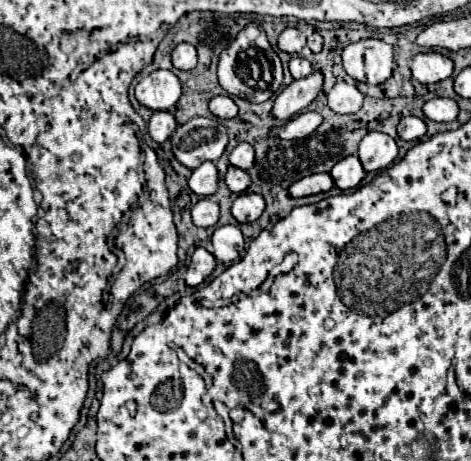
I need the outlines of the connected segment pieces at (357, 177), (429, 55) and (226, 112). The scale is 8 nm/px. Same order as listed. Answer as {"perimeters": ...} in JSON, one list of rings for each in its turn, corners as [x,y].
{"perimeters":[[[[346,156],[344,160],[340,160],[330,170],[330,176],[340,190],[350,190],[350,188],[356,188],[362,182],[366,172],[364,172],[364,168],[362,168],[362,164],[356,156]]],[[[422,52],[410,60],[412,78],[420,84],[434,84],[442,82],[452,76],[452,60],[438,52]]],[[[214,96],[208,108],[218,118],[236,118],[238,116],[238,106],[232,102],[230,96]]]]}

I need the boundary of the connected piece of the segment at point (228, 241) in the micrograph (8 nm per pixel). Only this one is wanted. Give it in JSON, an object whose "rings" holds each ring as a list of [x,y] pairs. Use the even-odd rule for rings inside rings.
{"rings":[[[220,226],[212,234],[212,254],[220,262],[234,262],[244,252],[244,238],[238,226]]]}

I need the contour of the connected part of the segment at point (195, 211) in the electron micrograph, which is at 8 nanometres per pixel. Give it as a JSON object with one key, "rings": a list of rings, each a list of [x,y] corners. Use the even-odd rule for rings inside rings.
{"rings":[[[200,198],[198,204],[192,208],[192,220],[196,226],[200,228],[210,228],[210,226],[216,226],[218,222],[218,216],[220,216],[220,208],[214,200],[210,198]]]}

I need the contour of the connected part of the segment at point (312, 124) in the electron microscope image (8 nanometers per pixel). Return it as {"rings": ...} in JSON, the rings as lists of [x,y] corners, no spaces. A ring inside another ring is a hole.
{"rings":[[[304,112],[294,116],[286,126],[274,128],[278,138],[306,138],[322,124],[322,116],[318,112]]]}

